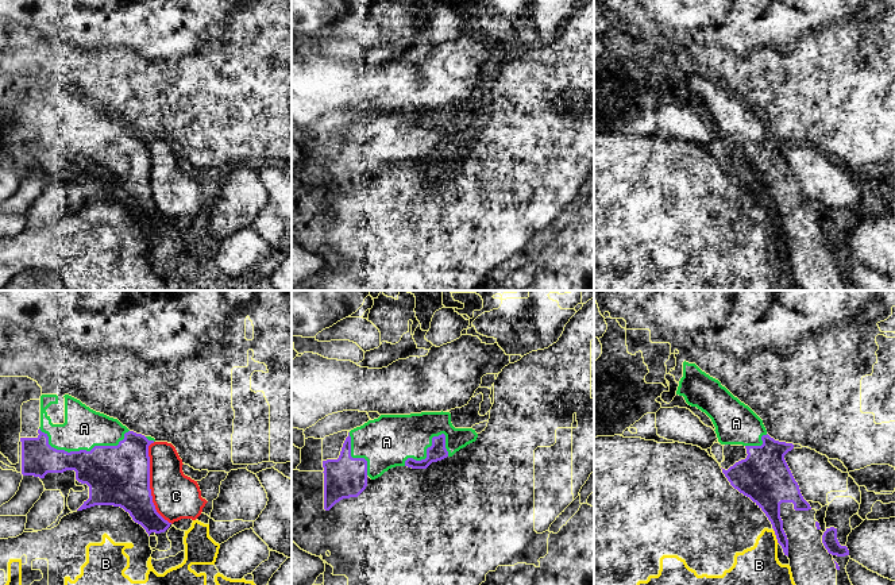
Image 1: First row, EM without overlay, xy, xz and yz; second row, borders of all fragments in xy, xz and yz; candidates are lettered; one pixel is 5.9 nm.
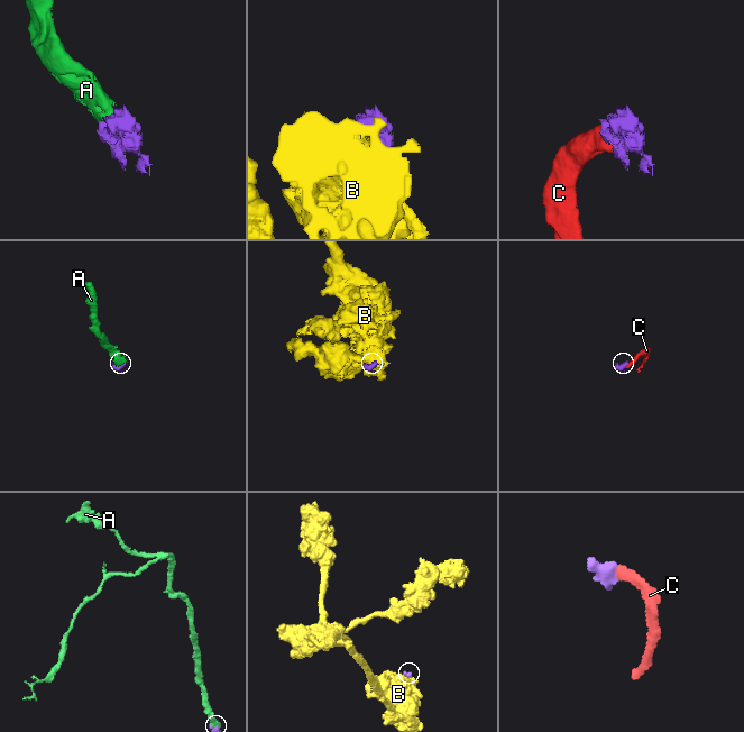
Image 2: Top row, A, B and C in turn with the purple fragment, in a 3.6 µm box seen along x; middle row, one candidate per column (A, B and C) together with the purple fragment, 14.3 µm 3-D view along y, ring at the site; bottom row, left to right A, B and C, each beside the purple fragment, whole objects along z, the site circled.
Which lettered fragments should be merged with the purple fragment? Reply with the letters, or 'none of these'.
A

